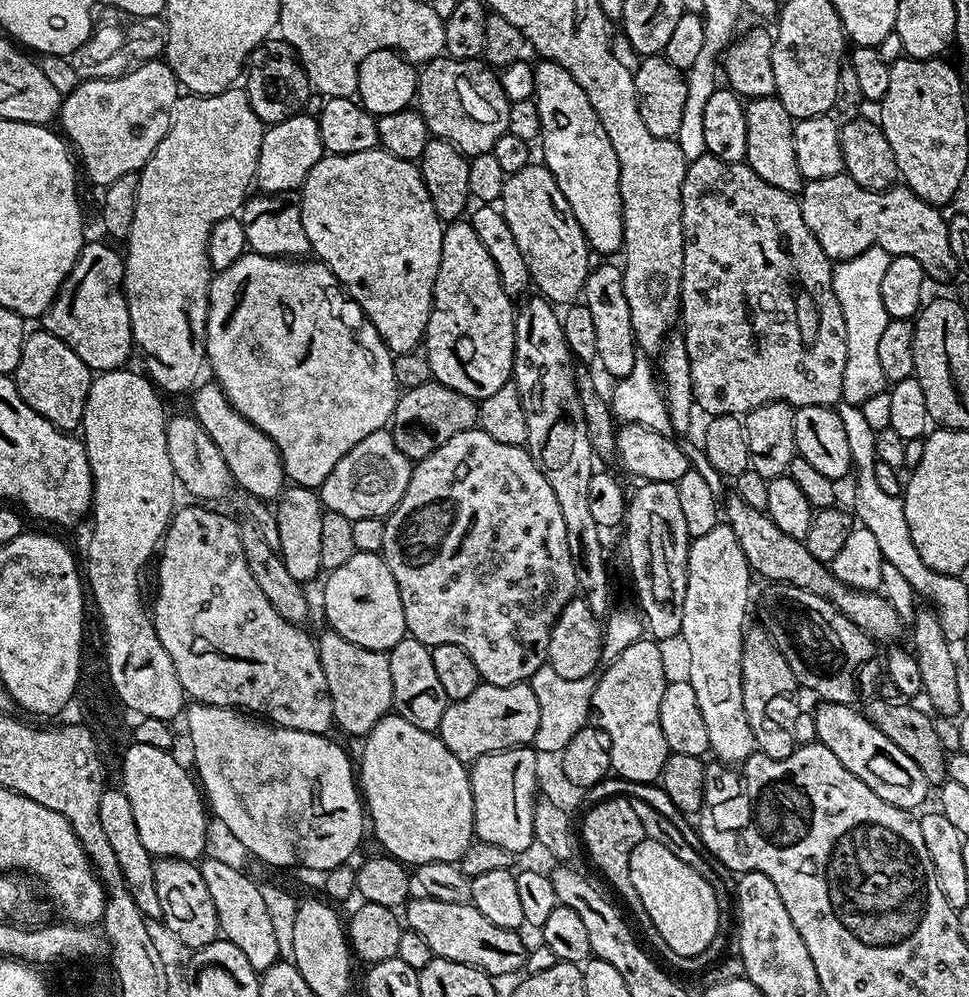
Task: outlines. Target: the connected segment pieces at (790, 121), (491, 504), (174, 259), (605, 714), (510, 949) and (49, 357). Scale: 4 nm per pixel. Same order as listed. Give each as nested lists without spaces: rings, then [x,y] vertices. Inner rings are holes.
[[[775,95],[757,96],[746,104],[746,154],[744,160],[770,186],[778,186],[778,190],[786,190],[793,194],[804,191],[805,179],[799,172],[795,158],[795,130],[793,113]]]
[[[478,426],[462,434],[454,434],[450,442],[442,442],[438,450],[434,450],[426,458],[415,461],[412,477],[406,486],[406,494],[402,494],[402,502],[398,502],[395,510],[384,520],[384,525],[386,542],[382,555],[386,566],[390,566],[394,574],[394,582],[398,582],[402,614],[408,627],[407,635],[427,644],[431,649],[443,644],[462,646],[462,650],[470,654],[474,666],[478,666],[478,674],[485,684],[514,686],[531,681],[532,675],[548,662],[552,627],[558,614],[562,614],[562,610],[577,595],[578,585],[574,574],[574,562],[570,558],[570,546],[566,542],[566,522],[562,522],[558,498],[554,498],[550,482],[546,482],[542,470],[537,466],[534,457],[528,453],[527,447],[498,442]]]
[[[233,86],[227,88],[222,94],[213,96],[197,96],[195,94],[181,95],[172,111],[172,121],[154,154],[144,163],[138,175],[138,202],[134,206],[134,226],[130,226],[130,234],[126,241],[128,252],[124,257],[124,297],[130,310],[130,326],[132,327],[132,338],[137,349],[144,351],[148,359],[147,375],[161,393],[185,392],[191,393],[197,387],[201,379],[200,371],[206,368],[206,353],[204,351],[204,340],[206,338],[206,318],[208,317],[208,291],[212,285],[213,270],[208,257],[208,243],[210,242],[210,230],[213,224],[222,222],[222,218],[237,215],[243,209],[244,201],[249,199],[250,191],[256,178],[256,167],[258,166],[258,150],[262,150],[262,138],[266,125],[260,121],[258,114],[254,114],[254,106],[250,106],[250,98],[243,87]]]
[[[643,638],[626,647],[612,664],[599,673],[592,695],[592,716],[598,727],[610,738],[611,771],[621,780],[657,783],[662,774],[662,766],[670,754],[666,738],[662,738],[662,726],[658,718],[658,706],[662,706],[664,687],[669,682],[669,677],[664,676],[664,656],[659,647],[661,645],[652,638]]]
[[[423,894],[417,897],[417,900],[416,897],[409,899],[402,916],[407,927],[425,939],[433,957],[441,956],[450,962],[469,964],[493,978],[518,971],[530,957],[519,931],[494,926],[494,922],[489,922],[472,903],[442,902]]]
[[[43,330],[29,331],[24,338],[22,358],[18,358],[14,379],[26,406],[38,410],[38,414],[55,428],[76,430],[81,427],[94,373],[78,354],[74,354],[74,350],[70,350],[70,346],[66,346],[66,342],[62,342],[62,338]]]

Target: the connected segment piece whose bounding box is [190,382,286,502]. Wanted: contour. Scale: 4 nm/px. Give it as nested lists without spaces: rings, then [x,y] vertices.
[[[215,382],[201,383],[191,393],[191,415],[196,418],[213,442],[217,444],[222,457],[229,464],[235,483],[247,494],[258,496],[268,502],[275,501],[285,491],[286,477],[284,463],[274,442],[258,426],[254,426],[234,408],[226,394]]]

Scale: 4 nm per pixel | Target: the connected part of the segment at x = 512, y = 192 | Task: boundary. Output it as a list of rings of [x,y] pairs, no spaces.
[[[529,162],[522,170],[507,173],[498,207],[526,258],[535,291],[556,306],[579,301],[590,271],[590,249],[570,202],[566,202],[566,194],[558,190],[554,174],[540,162]]]

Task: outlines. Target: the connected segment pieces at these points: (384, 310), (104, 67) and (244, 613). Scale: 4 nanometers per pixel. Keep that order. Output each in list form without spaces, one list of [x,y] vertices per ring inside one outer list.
[[[379,146],[370,150],[358,150],[354,154],[337,156],[326,154],[318,162],[314,162],[314,170],[306,174],[304,186],[298,192],[298,203],[302,214],[302,230],[306,230],[311,255],[321,264],[325,264],[336,275],[341,286],[354,298],[354,302],[358,302],[358,306],[366,314],[374,330],[378,330],[388,351],[393,354],[417,351],[421,347],[424,331],[428,329],[428,319],[432,313],[434,282],[438,274],[438,266],[442,262],[442,238],[445,229],[439,214],[434,210],[434,202],[430,202],[430,194],[426,190],[426,182],[422,178],[419,167],[413,161],[398,158]]]
[[[101,7],[95,19],[96,29],[88,40],[69,56],[80,80],[105,80],[118,77],[147,60],[157,59],[164,51],[167,28],[160,16],[131,16],[116,7]]]
[[[180,506],[175,509],[172,522],[168,525],[167,532],[164,533],[162,547],[158,552],[160,569],[157,570],[156,576],[160,581],[156,584],[156,601],[153,604],[151,601],[150,604],[152,625],[158,634],[158,642],[162,642],[162,646],[166,646],[166,654],[170,654],[170,662],[174,662],[178,682],[193,701],[201,704],[243,710],[245,713],[255,714],[257,717],[282,728],[293,728],[310,734],[327,733],[329,731],[327,728],[331,729],[334,724],[332,699],[330,698],[330,690],[326,686],[326,674],[322,674],[322,662],[318,658],[316,640],[313,637],[308,637],[303,632],[305,629],[301,625],[286,622],[286,618],[282,618],[282,614],[278,614],[278,610],[274,610],[274,606],[270,606],[266,594],[262,594],[262,590],[258,590],[258,582],[254,582],[254,574],[250,574],[250,566],[246,562],[246,554],[242,550],[241,525],[235,519],[232,518],[232,521],[230,517],[223,516],[220,512],[211,512],[208,509],[211,507],[198,507],[202,508]]]

